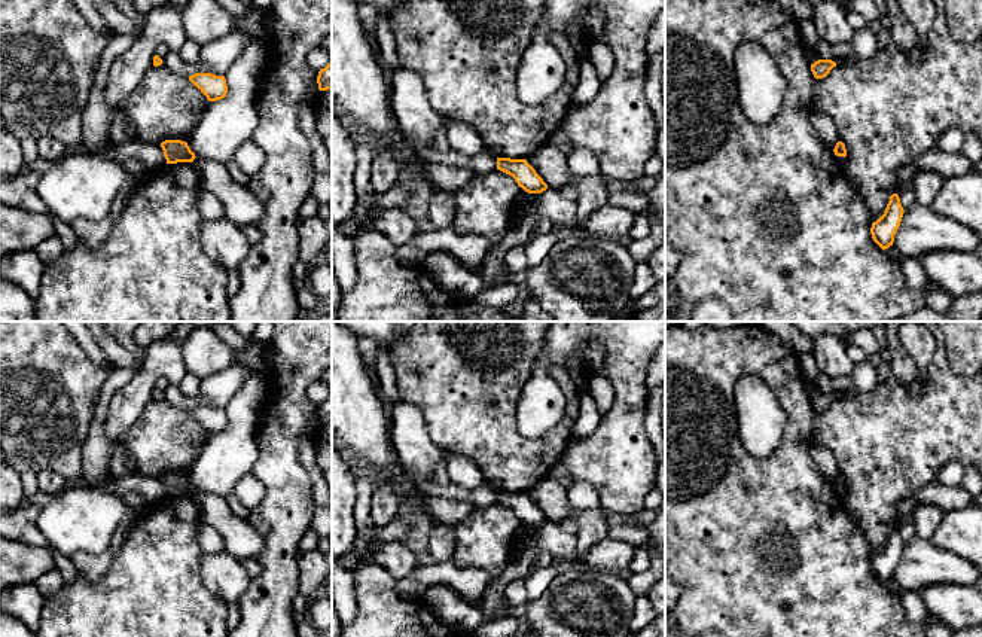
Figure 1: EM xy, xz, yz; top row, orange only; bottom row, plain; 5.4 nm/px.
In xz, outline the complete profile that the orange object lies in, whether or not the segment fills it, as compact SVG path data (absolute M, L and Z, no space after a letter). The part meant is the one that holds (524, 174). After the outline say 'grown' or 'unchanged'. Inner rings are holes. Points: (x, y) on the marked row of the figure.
M497 158L497 170L512 176L518 186L528 193L542 193L548 189L548 185L527 159Z; unchanged

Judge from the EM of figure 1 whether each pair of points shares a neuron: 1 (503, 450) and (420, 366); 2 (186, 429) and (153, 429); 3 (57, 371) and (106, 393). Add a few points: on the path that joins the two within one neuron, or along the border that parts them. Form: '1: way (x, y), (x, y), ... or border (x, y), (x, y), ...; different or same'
1: way (482, 429), (441, 387); same
2: way (179, 429), (161, 429); same
3: border (110, 369), (100, 390), (94, 420), (90, 424); different

